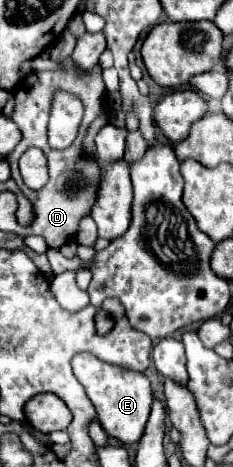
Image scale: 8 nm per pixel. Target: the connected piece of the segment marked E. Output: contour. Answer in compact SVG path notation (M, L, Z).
M90 353L76 355L72 359L72 367L74 367L76 379L82 383L88 399L92 401L96 409L96 419L102 425L102 429L124 445L138 443L140 437L144 435L144 427L146 427L150 405L152 405L152 391L150 391L150 381L146 379L146 375L114 367L110 363L96 359Z

